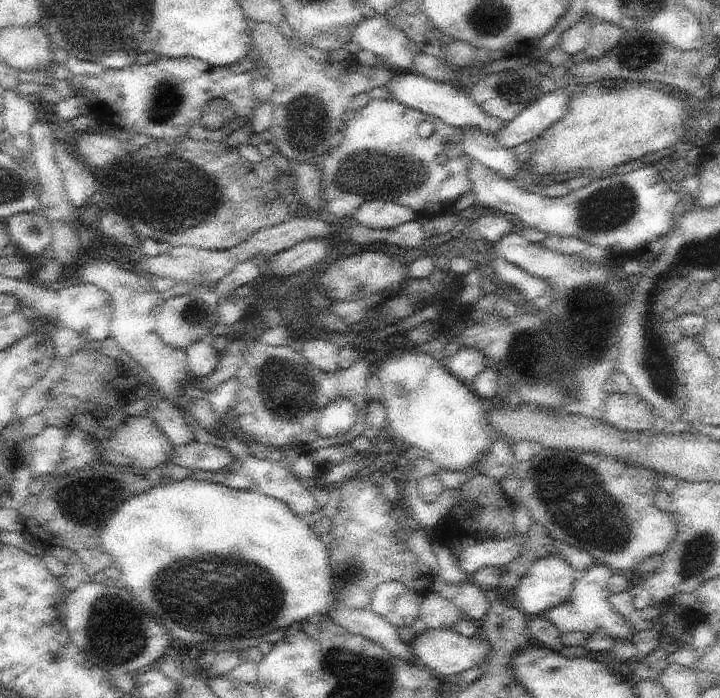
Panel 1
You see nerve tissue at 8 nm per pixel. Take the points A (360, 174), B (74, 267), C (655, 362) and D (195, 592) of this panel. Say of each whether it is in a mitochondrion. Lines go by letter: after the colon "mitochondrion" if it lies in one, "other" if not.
A: mitochondrion
B: other
C: mitochondrion
D: mitochondrion

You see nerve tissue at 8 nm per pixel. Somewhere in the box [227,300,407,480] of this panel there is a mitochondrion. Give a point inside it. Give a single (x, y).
(286, 389)

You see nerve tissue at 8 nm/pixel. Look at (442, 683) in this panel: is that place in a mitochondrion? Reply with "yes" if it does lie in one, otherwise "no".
no

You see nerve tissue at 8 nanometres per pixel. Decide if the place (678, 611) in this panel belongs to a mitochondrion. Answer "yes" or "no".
no

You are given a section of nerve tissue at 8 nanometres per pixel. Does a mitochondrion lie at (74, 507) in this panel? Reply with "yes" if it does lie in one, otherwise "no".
yes

